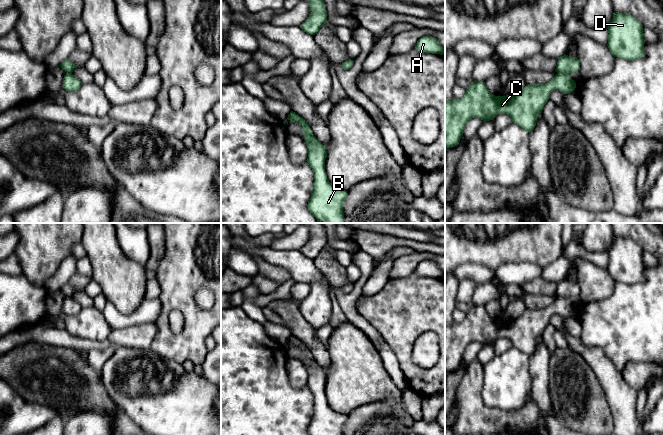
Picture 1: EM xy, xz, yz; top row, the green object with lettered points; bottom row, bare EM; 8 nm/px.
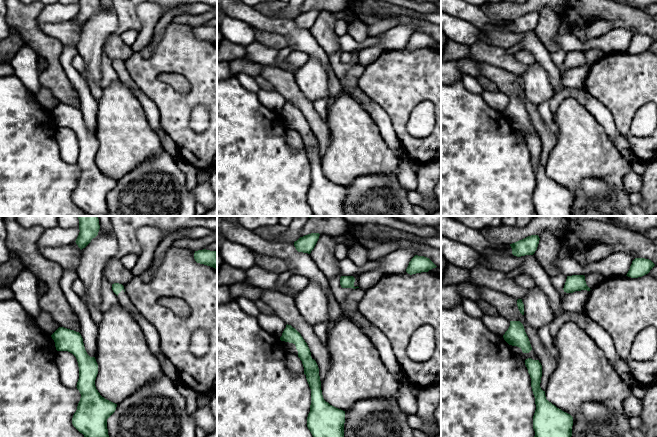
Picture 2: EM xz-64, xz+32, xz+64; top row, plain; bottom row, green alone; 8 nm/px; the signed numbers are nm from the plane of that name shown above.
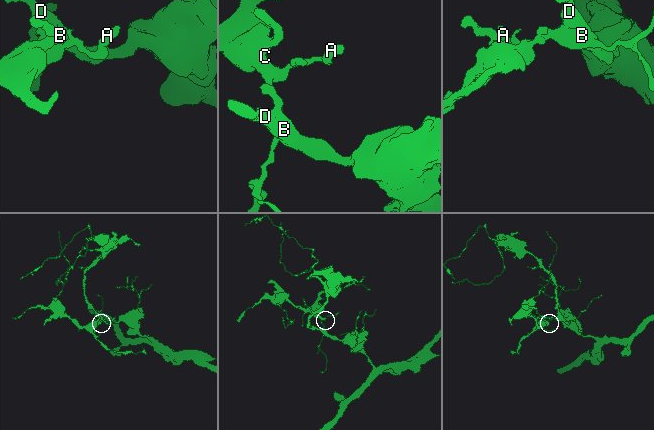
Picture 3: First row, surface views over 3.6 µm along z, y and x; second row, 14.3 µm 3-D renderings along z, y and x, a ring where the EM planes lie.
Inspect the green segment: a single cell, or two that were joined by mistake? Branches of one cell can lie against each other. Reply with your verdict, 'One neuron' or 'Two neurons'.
Two neurons

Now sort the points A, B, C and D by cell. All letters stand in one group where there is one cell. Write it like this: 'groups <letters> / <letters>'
groups A C / B D

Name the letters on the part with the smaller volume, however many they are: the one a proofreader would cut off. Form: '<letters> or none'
A, C

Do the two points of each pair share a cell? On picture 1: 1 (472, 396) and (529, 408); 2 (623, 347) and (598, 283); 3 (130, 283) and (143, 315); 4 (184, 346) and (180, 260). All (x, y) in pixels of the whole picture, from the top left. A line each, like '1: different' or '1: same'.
1: same
2: different
3: different
4: same

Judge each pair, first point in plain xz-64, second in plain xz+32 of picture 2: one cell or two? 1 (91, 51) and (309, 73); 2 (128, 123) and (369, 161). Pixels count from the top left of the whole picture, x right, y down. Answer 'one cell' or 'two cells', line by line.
1: one cell
2: one cell

